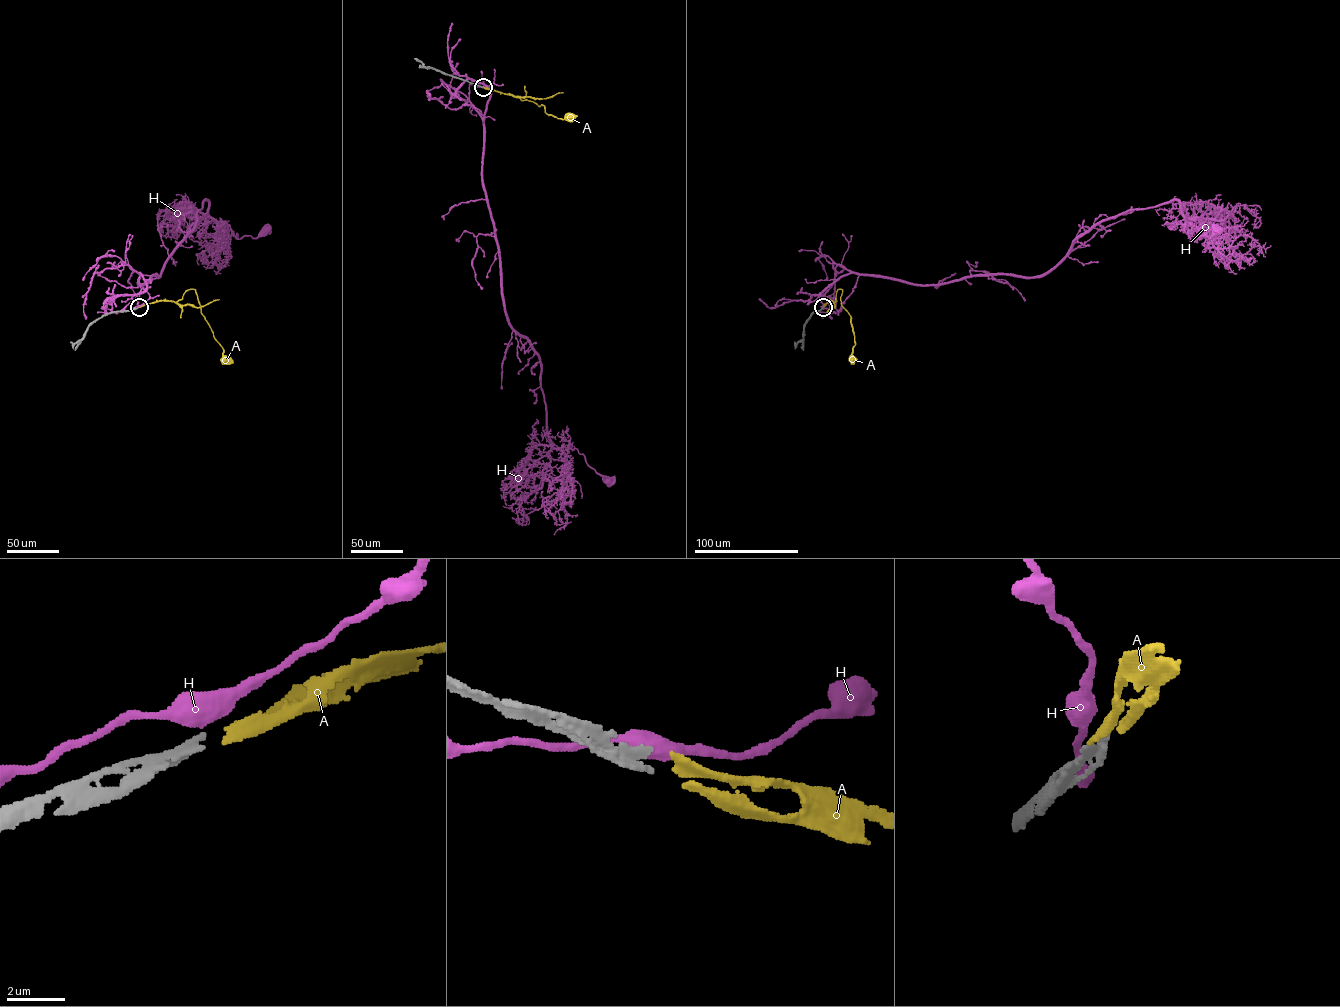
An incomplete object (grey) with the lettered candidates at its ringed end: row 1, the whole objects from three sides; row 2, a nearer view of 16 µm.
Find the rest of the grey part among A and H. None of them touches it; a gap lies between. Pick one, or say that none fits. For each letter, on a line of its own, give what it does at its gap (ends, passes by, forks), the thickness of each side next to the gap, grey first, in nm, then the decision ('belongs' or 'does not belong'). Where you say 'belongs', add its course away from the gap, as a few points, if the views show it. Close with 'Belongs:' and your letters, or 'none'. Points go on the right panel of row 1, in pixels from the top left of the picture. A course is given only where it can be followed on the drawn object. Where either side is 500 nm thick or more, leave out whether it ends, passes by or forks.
A: it ends; calibres 320 and 240 nm; belongs; course (823, 307), (829, 301), (836, 301), (837, 290), (842, 289), (841, 304), (850, 316), (854, 335), (852, 359)
H: calibres 320 and 700 nm; does not belong
Belongs: A

